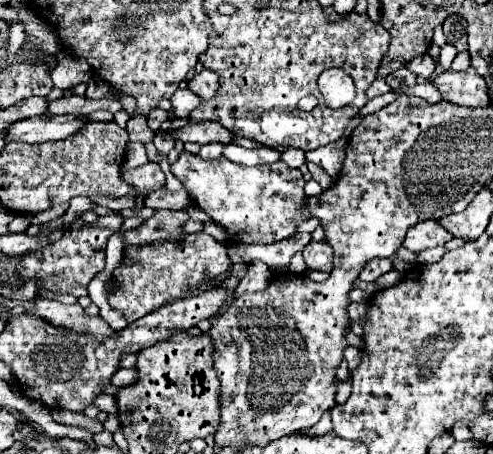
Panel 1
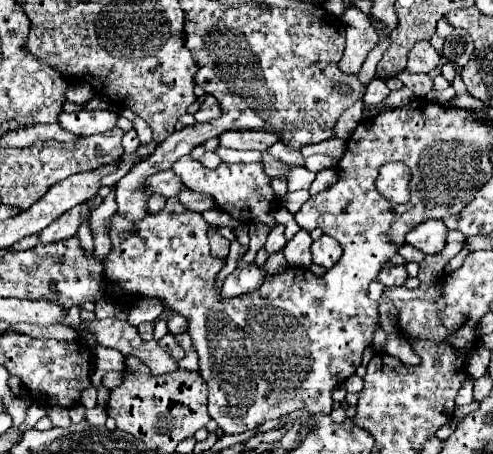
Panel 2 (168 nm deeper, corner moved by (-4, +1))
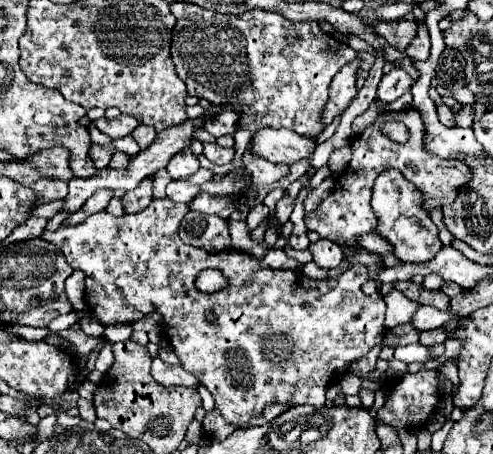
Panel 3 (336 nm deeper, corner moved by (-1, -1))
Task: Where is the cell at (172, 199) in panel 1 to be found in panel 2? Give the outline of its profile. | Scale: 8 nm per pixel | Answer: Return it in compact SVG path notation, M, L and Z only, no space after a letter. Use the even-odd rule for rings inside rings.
M185 188L185 190L181 190L179 200L181 200L189 210L199 212L199 214L203 214L205 210L217 208L211 196L207 196L207 194L199 194L199 192L191 192L191 190L187 190L187 188Z

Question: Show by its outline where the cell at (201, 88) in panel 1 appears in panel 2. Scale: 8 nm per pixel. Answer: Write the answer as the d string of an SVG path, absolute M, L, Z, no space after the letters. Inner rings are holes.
M207 96L207 100L201 104L199 112L195 112L195 120L197 122L209 122L209 120L219 118L219 114L221 114L219 102L213 96Z

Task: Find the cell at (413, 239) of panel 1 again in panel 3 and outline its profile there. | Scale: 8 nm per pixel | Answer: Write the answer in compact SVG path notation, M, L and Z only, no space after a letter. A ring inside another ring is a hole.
M388 168L384 170L376 180L372 188L372 208L378 216L378 234L388 238L394 244L394 256L402 262L428 262L436 256L436 252L442 248L442 242L438 240L438 228L432 222L432 218L420 210L422 196L420 190L398 170Z

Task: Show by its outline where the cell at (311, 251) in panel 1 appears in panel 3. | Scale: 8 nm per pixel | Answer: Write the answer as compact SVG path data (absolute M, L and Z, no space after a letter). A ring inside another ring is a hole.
M318 240L314 244L308 246L314 262L320 266L320 268L326 268L326 270L332 270L336 268L340 262L342 262L342 250L336 242L332 240Z

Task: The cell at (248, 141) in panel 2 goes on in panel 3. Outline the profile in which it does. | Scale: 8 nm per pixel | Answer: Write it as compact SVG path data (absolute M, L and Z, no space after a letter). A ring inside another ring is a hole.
M264 128L260 132L254 132L248 148L252 154L268 162L292 164L300 158L310 156L316 144L314 140L308 140L308 136L296 136L292 130Z

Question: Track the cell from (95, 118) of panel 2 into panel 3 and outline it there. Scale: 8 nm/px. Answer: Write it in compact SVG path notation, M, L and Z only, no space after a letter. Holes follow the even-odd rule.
M120 114L116 120L98 118L98 120L94 120L94 124L96 124L96 128L98 128L100 132L104 132L106 136L110 136L110 138L116 140L116 138L124 138L126 134L130 134L130 132L141 123L136 120L134 116L124 116L124 114Z

